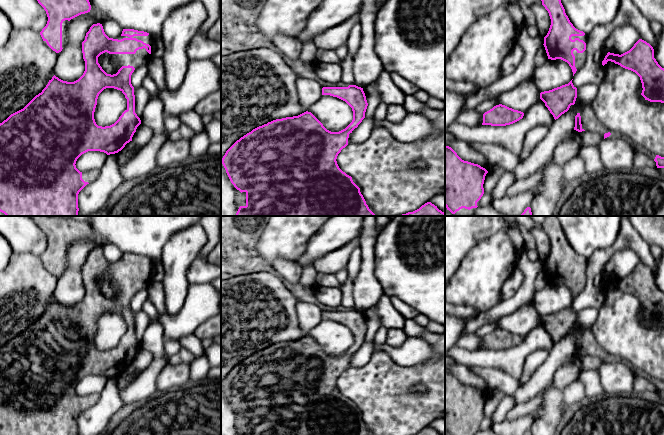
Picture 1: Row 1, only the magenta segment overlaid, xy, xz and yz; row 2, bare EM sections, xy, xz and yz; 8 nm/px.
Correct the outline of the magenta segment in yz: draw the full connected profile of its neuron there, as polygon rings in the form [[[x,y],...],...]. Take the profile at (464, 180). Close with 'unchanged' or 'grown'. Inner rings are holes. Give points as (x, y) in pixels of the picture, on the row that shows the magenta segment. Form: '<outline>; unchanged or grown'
[[[445,146],[445,207],[454,216],[473,216],[484,194],[484,180],[488,171],[478,164],[462,160],[449,146]]]; grown

